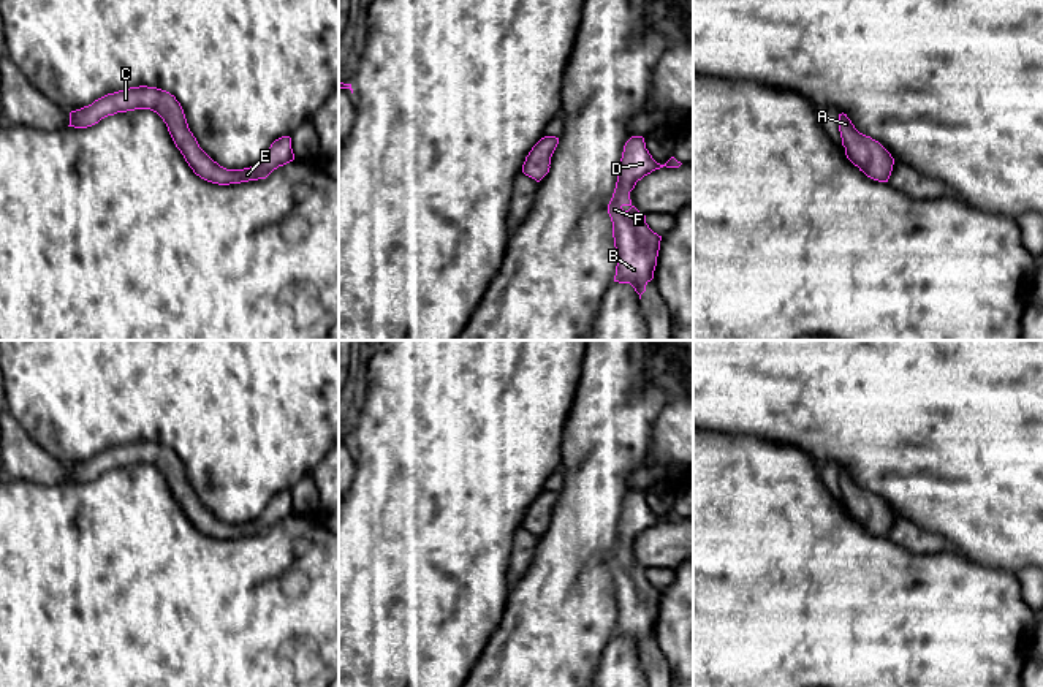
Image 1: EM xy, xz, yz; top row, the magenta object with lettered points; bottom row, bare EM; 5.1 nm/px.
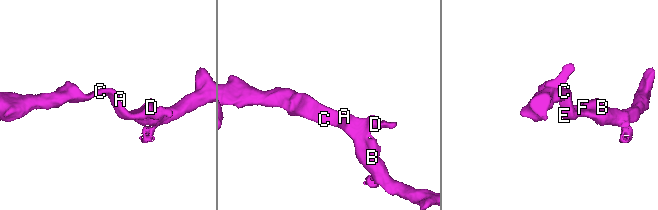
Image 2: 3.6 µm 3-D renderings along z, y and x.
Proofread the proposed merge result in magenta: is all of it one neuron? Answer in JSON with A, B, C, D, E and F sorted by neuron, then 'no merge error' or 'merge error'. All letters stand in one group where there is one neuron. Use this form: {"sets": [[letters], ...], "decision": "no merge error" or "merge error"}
{"sets": [["A", "B", "C", "D", "E", "F"]], "decision": "no merge error"}

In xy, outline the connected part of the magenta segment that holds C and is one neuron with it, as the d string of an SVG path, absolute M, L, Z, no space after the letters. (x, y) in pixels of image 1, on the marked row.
M147 85L108 93L89 106L71 111L68 127L87 128L108 116L135 109L150 109L157 112L166 123L176 147L193 173L212 184L229 185L266 179L274 169L294 160L291 138L282 136L275 139L264 157L250 168L226 169L220 166L199 147L176 97L166 90Z

